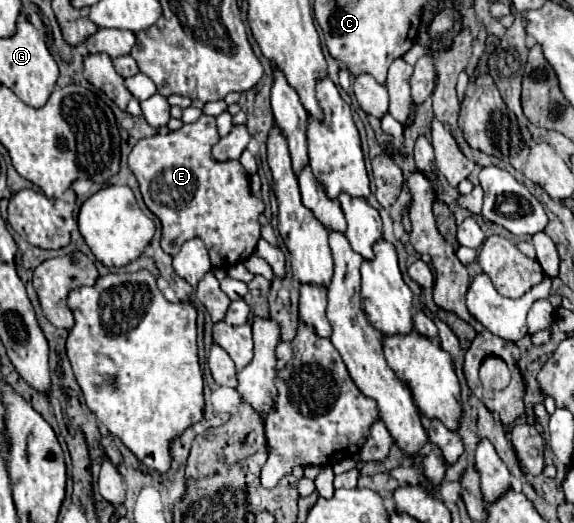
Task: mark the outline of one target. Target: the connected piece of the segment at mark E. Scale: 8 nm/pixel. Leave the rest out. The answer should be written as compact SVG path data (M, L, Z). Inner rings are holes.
M204 114L198 122L184 124L166 136L142 138L132 148L128 166L140 184L148 210L162 222L162 250L176 256L184 242L200 238L208 248L212 266L228 270L252 256L260 238L258 216L264 212L264 200L252 194L248 172L240 162L212 160L210 150L218 140L216 118Z

